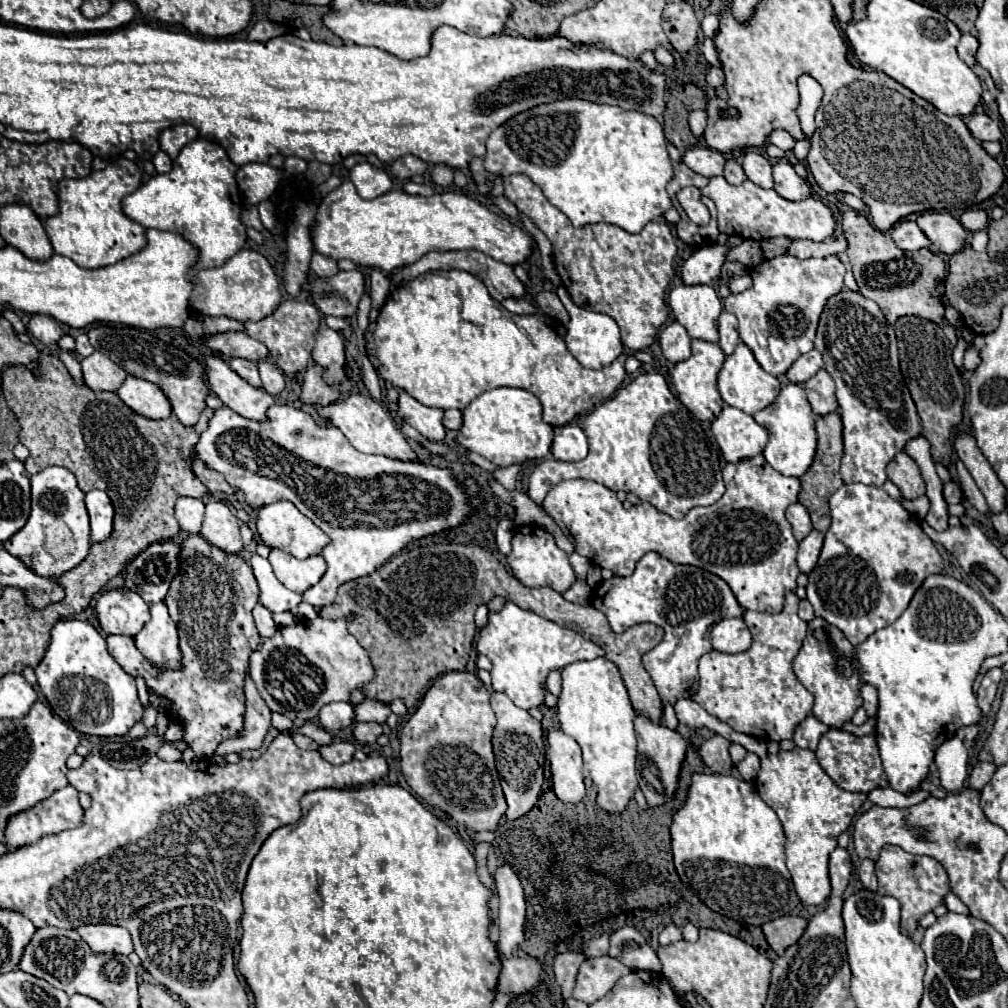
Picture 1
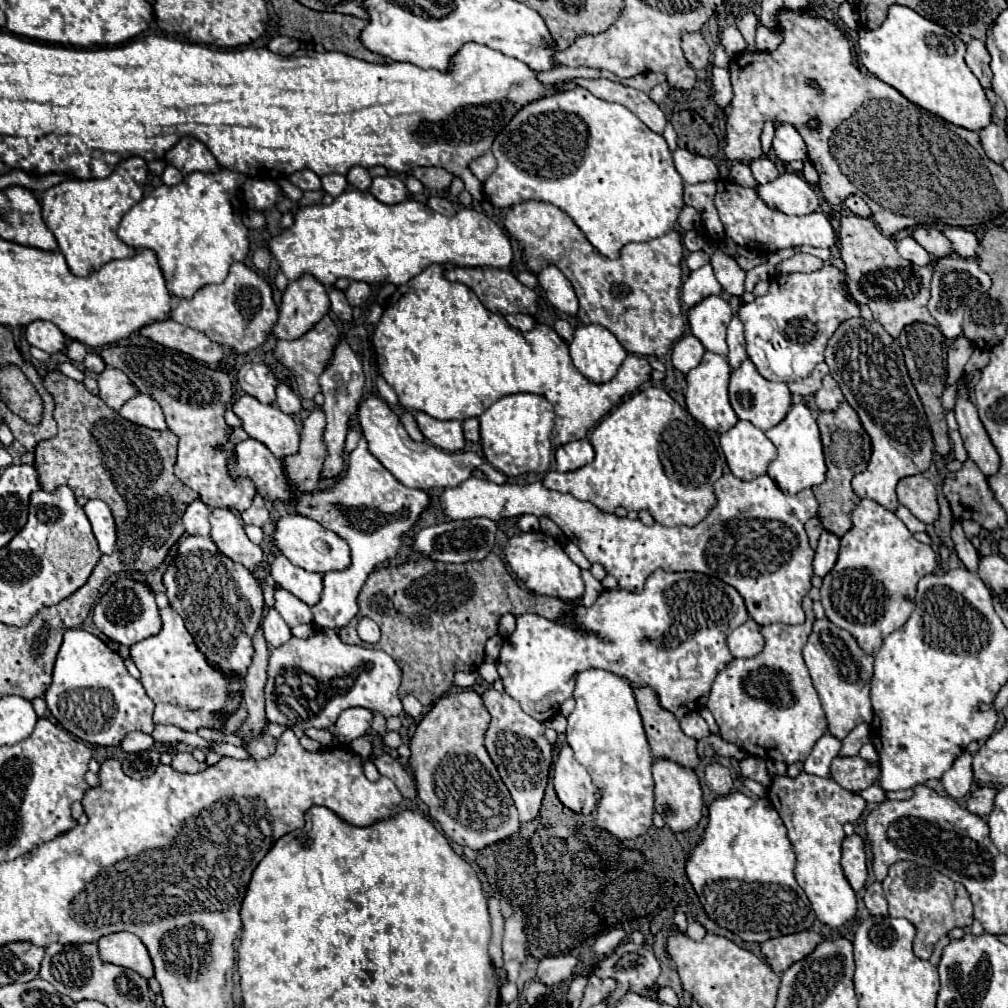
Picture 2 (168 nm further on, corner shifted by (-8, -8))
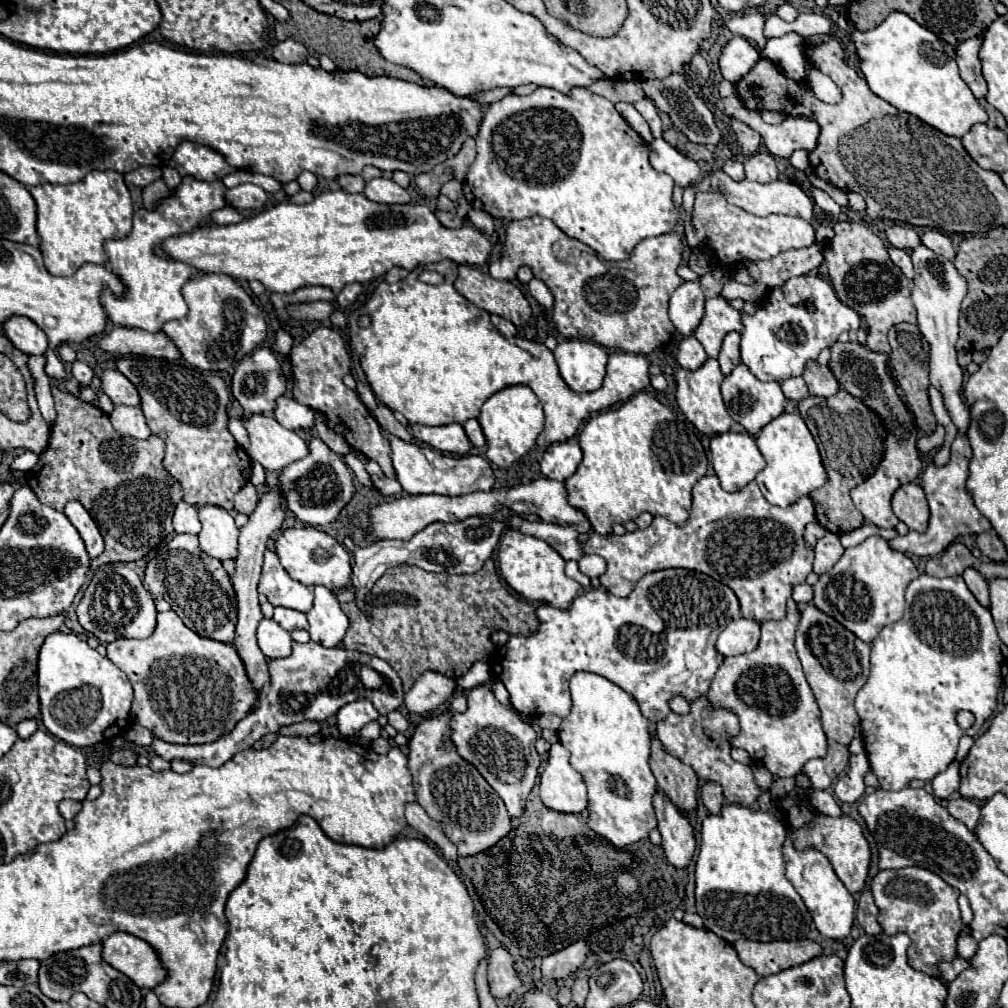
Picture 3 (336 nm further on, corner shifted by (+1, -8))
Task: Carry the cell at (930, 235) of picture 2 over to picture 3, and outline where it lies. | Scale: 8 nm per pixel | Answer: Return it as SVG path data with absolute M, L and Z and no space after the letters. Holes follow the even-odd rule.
M891 225L885 229L885 237L893 247L899 249L913 249L919 245L919 235L911 227L901 227L901 225Z

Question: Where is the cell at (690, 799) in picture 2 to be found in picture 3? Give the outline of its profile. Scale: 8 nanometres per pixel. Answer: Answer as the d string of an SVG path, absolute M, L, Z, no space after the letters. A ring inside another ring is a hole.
M663 793L655 795L653 805L659 819L659 833L663 837L663 851L667 861L677 869L685 869L695 853L691 823Z

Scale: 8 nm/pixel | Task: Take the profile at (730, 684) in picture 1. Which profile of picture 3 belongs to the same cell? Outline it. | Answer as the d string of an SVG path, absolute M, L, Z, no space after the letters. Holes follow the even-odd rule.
M789 599L787 617L761 623L759 647L745 655L725 657L707 691L713 707L725 707L741 719L741 733L731 739L733 747L741 747L753 759L759 759L773 777L795 777L809 759L827 753L821 713L793 647L797 623L797 603Z

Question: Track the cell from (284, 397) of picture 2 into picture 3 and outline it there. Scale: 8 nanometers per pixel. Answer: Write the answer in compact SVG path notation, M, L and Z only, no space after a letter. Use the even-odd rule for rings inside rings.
M285 395L277 399L277 409L275 409L273 415L275 415L275 419L277 419L283 427L287 427L287 429L291 429L291 431L309 429L309 427L315 425L315 415L313 415L313 411L311 411L309 407L297 403L295 399L285 397Z

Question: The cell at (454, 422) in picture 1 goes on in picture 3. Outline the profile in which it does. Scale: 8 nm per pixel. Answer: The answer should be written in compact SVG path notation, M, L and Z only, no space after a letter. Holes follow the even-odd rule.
M469 419L463 427L465 427L465 433L467 433L469 441L475 447L483 447L485 445L485 435L483 435L483 429L481 429L481 425L479 425L477 419Z

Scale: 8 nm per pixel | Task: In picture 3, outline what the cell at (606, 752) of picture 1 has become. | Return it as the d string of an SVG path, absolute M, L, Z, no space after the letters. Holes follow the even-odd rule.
M579 671L571 677L571 713L561 721L559 741L571 753L571 765L581 773L587 793L589 793L589 827L611 841L615 847L625 847L647 839L653 829L657 829L657 817L653 809L653 795L657 793L657 781L649 769L651 757L651 723L637 709L637 701L629 693L625 693L619 685L609 679Z

